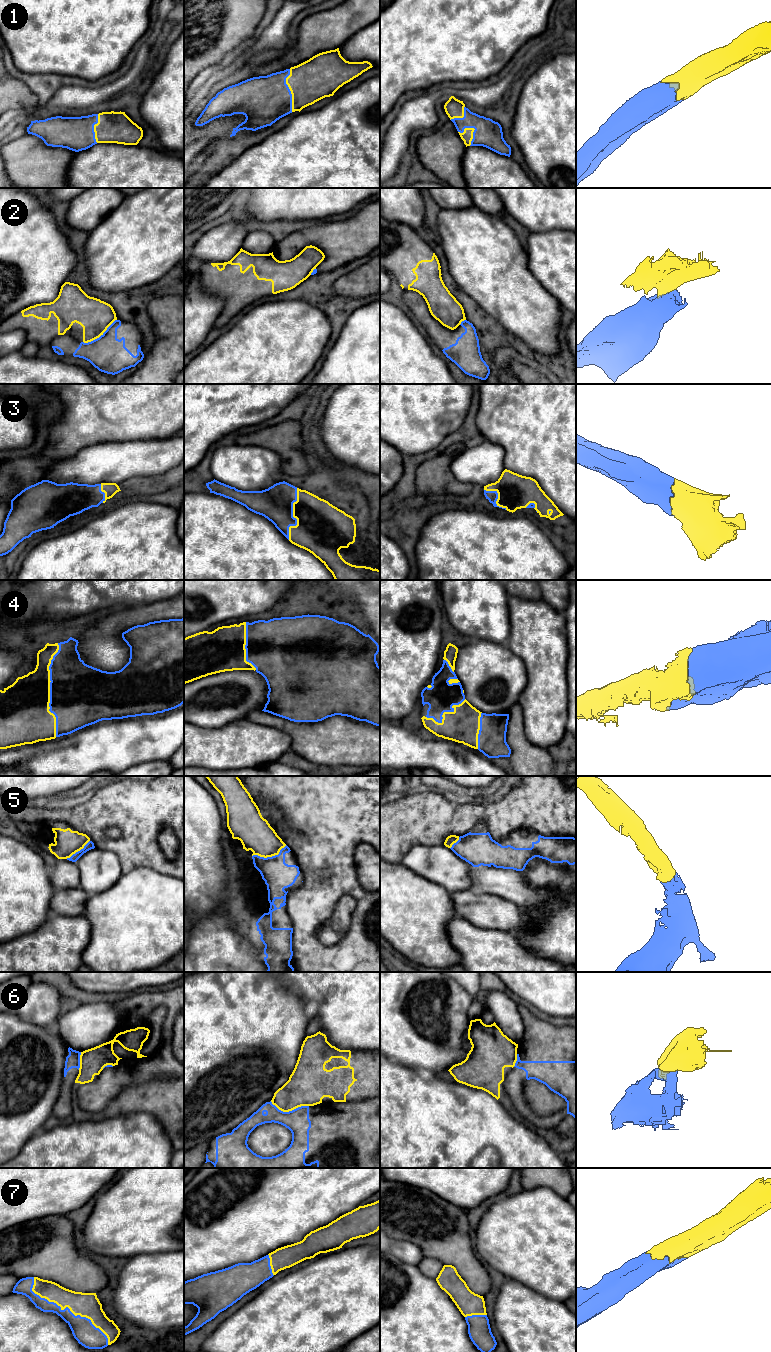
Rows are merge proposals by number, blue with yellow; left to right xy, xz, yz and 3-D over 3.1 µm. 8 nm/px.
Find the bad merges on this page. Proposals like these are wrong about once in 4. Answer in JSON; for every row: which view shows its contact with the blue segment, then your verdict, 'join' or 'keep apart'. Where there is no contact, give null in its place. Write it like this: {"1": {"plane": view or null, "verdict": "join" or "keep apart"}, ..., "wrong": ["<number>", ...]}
{"1": {"plane": "xz", "verdict": "join"}, "2": {"plane": "xy", "verdict": "keep apart"}, "3": {"plane": "xz", "verdict": "join"}, "4": {"plane": "xy", "verdict": "join"}, "5": {"plane": "xz", "verdict": "join"}, "6": {"plane": "xz", "verdict": "keep apart"}, "7": {"plane": "xy", "verdict": "join"}, "wrong": ["2", "6"]}

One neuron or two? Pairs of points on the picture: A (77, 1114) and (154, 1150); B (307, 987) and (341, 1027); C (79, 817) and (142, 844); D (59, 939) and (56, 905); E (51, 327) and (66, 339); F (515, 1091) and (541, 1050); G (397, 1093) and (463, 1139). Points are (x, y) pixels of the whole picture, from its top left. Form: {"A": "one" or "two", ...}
{"A": "two", "B": "one", "C": "one", "D": "two", "E": "two", "F": "one", "G": "one"}

